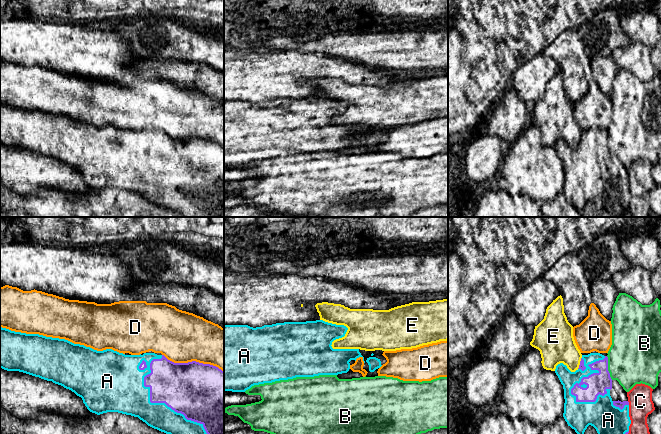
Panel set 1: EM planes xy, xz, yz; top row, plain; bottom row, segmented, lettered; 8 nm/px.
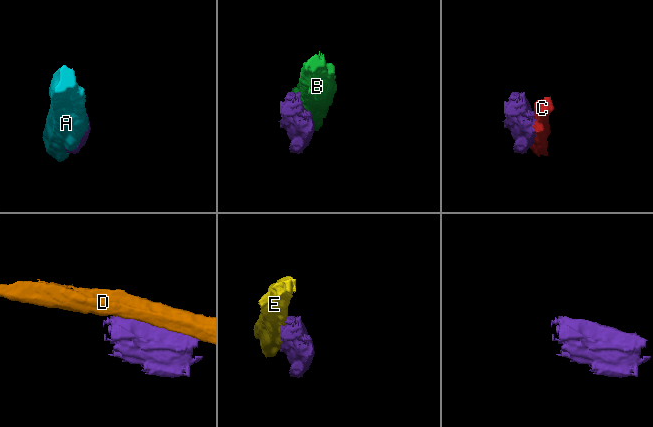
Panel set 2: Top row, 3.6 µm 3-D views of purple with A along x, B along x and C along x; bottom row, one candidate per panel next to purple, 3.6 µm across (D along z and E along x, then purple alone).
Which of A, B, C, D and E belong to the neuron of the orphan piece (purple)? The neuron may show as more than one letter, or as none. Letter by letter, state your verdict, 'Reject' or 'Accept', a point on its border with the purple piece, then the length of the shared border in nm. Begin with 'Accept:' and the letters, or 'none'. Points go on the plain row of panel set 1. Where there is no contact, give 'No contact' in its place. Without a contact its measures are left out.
Accept: A
A: Accept. Touches purple at yz (591, 150). Shared border 440 nm
B: Reject. Touches purple at yz (607, 144). Shared border 200 nm
C: Reject. Touches purple at yz (628, 179). Shared border 40 nm
D: Reject. Touches purple at xy (193, 137). Shared border 500 nm
E: Reject. Touches purple at yz (580, 139). Shared border 100 nm

